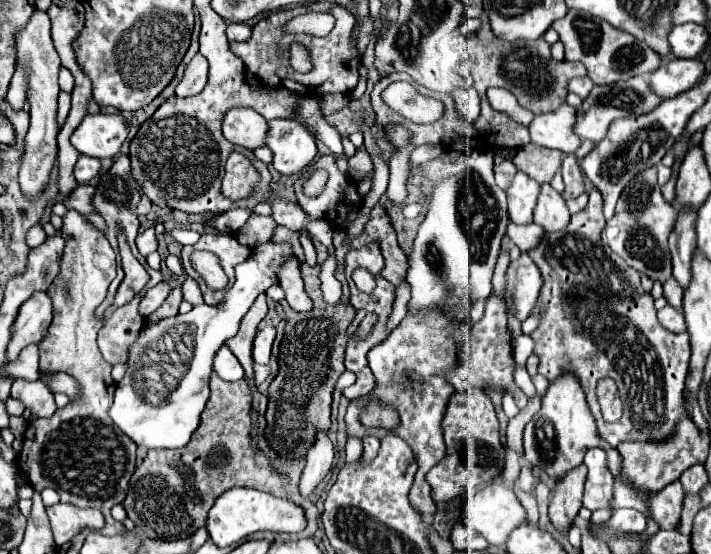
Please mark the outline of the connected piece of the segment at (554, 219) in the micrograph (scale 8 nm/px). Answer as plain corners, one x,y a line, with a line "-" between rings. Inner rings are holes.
549,183
541,185
541,193
533,211
533,219
545,231
559,231
569,223
569,211
565,207
565,201

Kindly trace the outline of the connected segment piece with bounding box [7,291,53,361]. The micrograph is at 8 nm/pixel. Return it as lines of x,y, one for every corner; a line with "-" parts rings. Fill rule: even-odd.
37,291
35,295
31,295
31,299
23,303
13,325
11,343
7,347
7,357
11,361
19,357
19,351
25,345
39,343
45,337
47,327
51,323
51,309
51,297
45,291

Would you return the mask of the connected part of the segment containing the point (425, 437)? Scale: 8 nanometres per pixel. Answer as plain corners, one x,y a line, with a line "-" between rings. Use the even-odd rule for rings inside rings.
427,311
423,315
413,315
407,313
407,317
401,321
401,325
391,331
391,335
385,341
376,345
369,351
369,367
373,369
377,385
371,395
361,397
347,407
345,423
347,423
347,433
355,437
365,437
365,435
375,435
375,437
385,437
387,429
383,427
363,427
359,421
361,409
365,409
371,401
381,401
383,405
395,409
401,417
401,423
391,429
391,433
399,435
401,439
407,439
409,447
413,449
419,469
415,475
415,483
409,491
409,501
415,511
421,515
433,515
435,513
435,503
431,499
429,483
425,481
425,473
437,465
445,457
445,443
441,435
441,419
447,407
447,401
451,393
455,391
445,379
443,371
449,369
455,359
457,359
457,347
461,343
459,331
457,331
459,321
449,321
437,311
-
377,355
379,355
379,367
377,367

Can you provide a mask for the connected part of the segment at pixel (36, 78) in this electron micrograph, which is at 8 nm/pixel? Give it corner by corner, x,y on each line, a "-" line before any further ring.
33,11
31,19
23,29
15,33
15,51
17,51
17,63
27,71
27,101
31,107
31,125
29,133
25,137
25,149
21,155
21,167
19,167
19,183
23,193
39,195
47,183
47,177
55,165
57,157
57,95
59,95
59,55
55,55
53,39
51,39
51,23
47,13

